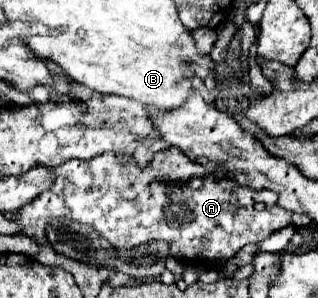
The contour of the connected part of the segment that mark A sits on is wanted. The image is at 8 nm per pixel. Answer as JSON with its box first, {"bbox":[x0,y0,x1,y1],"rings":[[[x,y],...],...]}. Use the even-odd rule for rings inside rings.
{"bbox":[17,149,293,263],"rings":[[[165,149],[155,155],[153,163],[147,169],[139,169],[131,159],[127,165],[117,165],[117,157],[113,153],[103,153],[89,161],[71,159],[59,167],[51,169],[57,179],[53,179],[53,187],[43,191],[17,211],[17,223],[21,223],[25,235],[33,237],[39,243],[47,243],[45,225],[53,219],[73,219],[79,223],[89,223],[95,231],[111,241],[117,249],[131,249],[151,239],[171,241],[171,257],[181,257],[189,261],[207,261],[207,263],[223,263],[231,259],[241,247],[247,243],[263,241],[271,233],[291,223],[293,213],[277,207],[277,195],[273,191],[251,191],[247,187],[237,185],[233,179],[223,177],[219,171],[211,175],[203,165],[193,163],[179,149]],[[255,203],[265,203],[263,211],[255,209]]]}

